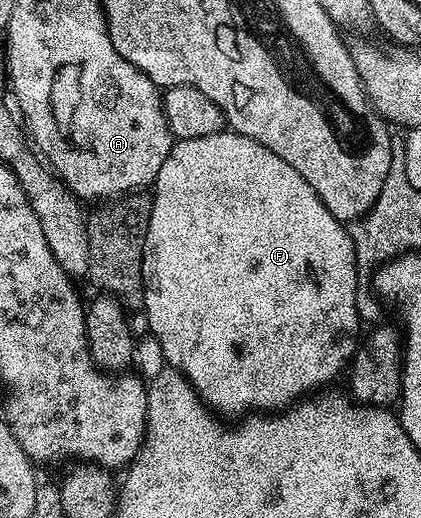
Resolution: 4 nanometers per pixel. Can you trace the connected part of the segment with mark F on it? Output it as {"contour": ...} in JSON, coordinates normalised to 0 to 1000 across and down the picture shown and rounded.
{"contour":[[[527,255],[511,263],[473,263],[473,270],[420,270],[413,272],[397,309],[387,309],[387,324],[378,324],[373,349],[359,361],[359,380],[356,429],[347,444],[344,477],[337,486],[337,548],[344,554],[340,604],[354,614],[352,643],[373,658],[373,668],[382,674],[385,687],[401,697],[394,701],[409,712],[425,714],[439,724],[439,732],[466,753],[470,770],[485,776],[499,793],[513,795],[518,801],[563,799],[561,803],[589,803],[603,795],[665,795],[694,784],[698,776],[741,763],[765,749],[779,747],[772,743],[810,712],[812,720],[831,705],[834,693],[846,683],[853,666],[848,635],[860,635],[862,629],[857,616],[848,610],[848,589],[843,587],[843,564],[848,562],[848,496],[843,494],[838,465],[829,454],[822,431],[805,427],[796,417],[786,417],[786,409],[777,409],[777,394],[767,394],[767,386],[758,386],[748,363],[739,363],[739,355],[729,355],[729,347],[720,347],[720,340],[710,340],[710,332],[701,332],[701,324],[691,324],[691,317],[682,317],[682,309],[663,309],[663,301],[653,301],[653,293],[644,293],[644,286],[625,286],[625,278],[615,278],[575,259],[551,255]]]}

